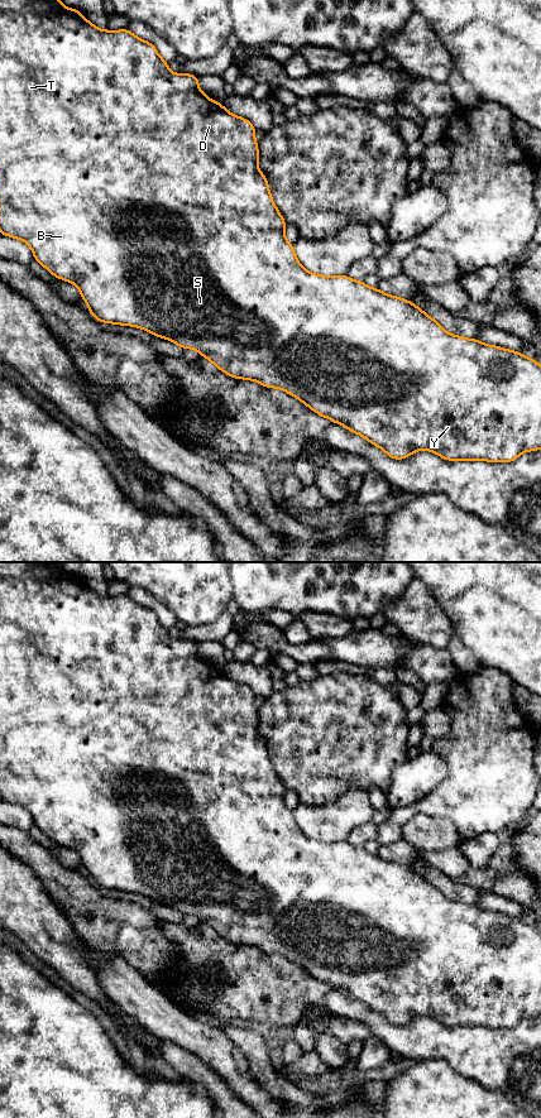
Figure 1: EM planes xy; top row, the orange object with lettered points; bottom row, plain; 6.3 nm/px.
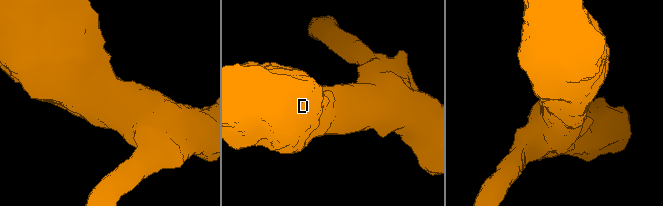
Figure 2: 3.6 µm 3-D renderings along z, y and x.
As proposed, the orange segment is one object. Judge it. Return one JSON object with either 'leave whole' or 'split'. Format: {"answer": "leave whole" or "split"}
{"answer": "leave whole"}

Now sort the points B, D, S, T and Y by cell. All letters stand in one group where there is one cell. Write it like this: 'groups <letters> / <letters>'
groups B D S T Y

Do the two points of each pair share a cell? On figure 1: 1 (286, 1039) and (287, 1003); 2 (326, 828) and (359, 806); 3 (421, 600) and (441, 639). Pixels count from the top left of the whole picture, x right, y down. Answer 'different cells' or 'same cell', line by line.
1: different cells
2: same cell
3: same cell

